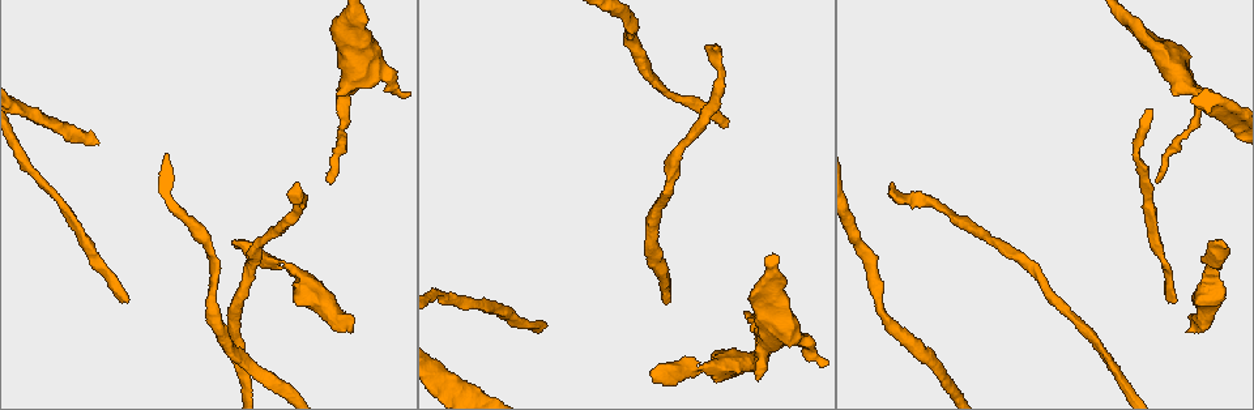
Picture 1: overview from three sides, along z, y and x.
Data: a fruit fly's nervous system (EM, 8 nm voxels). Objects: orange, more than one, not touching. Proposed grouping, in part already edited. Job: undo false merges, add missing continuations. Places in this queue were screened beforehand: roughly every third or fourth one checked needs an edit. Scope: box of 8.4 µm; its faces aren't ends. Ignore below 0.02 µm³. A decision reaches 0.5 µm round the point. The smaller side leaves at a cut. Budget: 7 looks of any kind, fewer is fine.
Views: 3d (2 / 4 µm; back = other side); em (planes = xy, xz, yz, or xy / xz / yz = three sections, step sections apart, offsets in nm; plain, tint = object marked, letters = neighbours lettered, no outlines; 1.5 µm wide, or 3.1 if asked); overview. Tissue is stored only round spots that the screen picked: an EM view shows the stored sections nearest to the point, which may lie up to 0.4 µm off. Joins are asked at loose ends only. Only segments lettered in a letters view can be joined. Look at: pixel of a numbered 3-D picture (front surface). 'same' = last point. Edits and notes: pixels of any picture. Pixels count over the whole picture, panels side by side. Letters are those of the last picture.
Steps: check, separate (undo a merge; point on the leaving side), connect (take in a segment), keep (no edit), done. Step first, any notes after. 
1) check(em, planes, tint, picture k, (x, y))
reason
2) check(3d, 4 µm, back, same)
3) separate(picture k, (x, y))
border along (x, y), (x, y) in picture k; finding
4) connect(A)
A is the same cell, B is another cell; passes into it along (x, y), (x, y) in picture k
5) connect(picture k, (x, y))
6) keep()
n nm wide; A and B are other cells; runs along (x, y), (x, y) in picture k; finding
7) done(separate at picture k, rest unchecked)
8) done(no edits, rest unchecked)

check(em, xy, step 4, letters, picture 1, (1155, 45))
stops while still wide

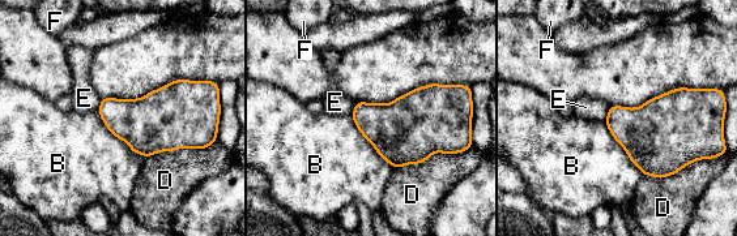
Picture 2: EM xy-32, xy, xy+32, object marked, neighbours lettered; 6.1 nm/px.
check(em, xz, step 4, letters, same)
another direction

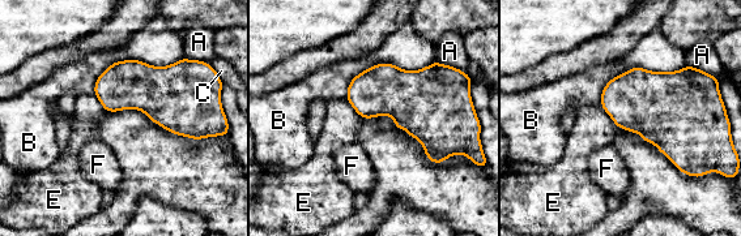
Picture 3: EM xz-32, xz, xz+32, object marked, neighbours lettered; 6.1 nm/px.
keep()
260 nm wide; A, B, C, E and F are other cells; border along (686, 65), (629, 68), (600, 106) in picture 3; no lettered segment goes on from it

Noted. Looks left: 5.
check(3d, 4 µm, picture 1, (745, 312))
tapers out

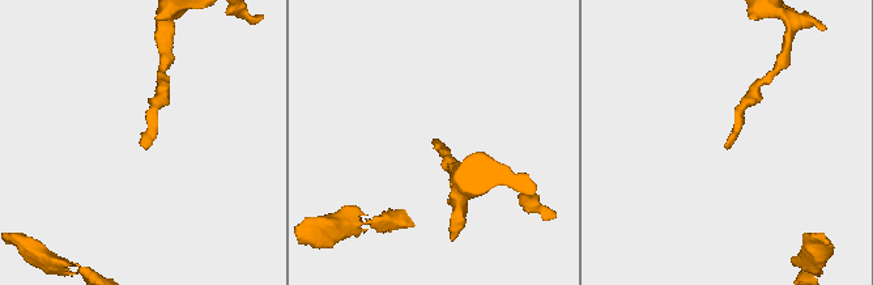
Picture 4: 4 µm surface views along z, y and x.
check(em, planes, tint, picture 4, (144, 147))
shape alone is not enough

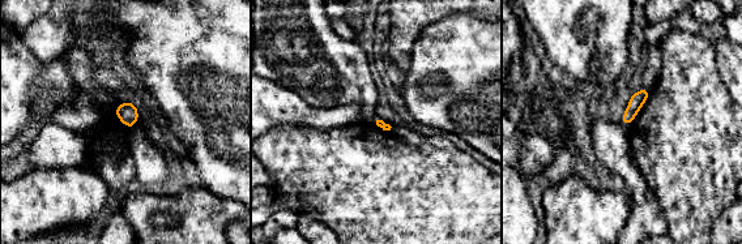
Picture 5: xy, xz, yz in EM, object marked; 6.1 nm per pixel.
check(em, planes, letters, same)

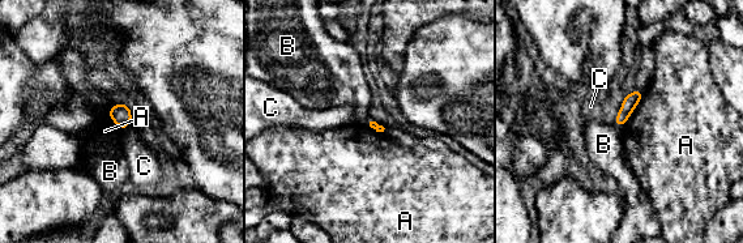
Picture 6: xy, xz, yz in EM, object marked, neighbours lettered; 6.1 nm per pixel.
keep()
A, B and C are other cells; border along (644, 92), (632, 114), (620, 127) in picture 6; no lettered segment goes on from it

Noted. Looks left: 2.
check(3d, 2 µm, picture 1, (234, 239))
branch stops here

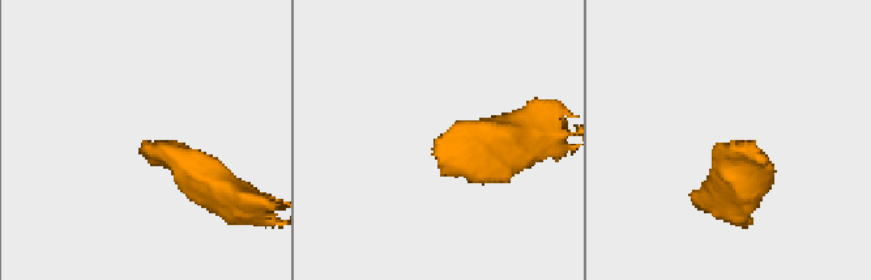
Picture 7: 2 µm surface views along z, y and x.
check(em, planes, letters, picture 7, (744, 145))
now the EM

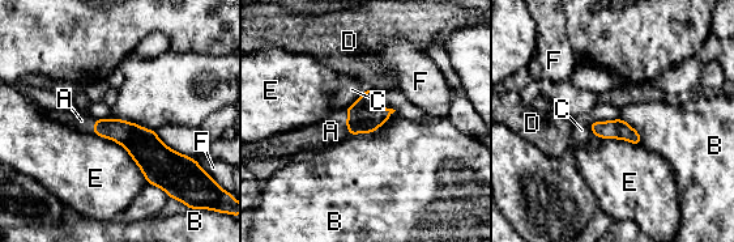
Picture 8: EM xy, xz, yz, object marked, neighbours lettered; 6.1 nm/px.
connect(A)
A is the same cell, B, C, D, E and F are other cells; passes into it along (361, 119), (346, 122), (331, 131) in picture 8; the neuron continues

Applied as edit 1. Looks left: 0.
done(connect at picture 8, rest unchecked)

